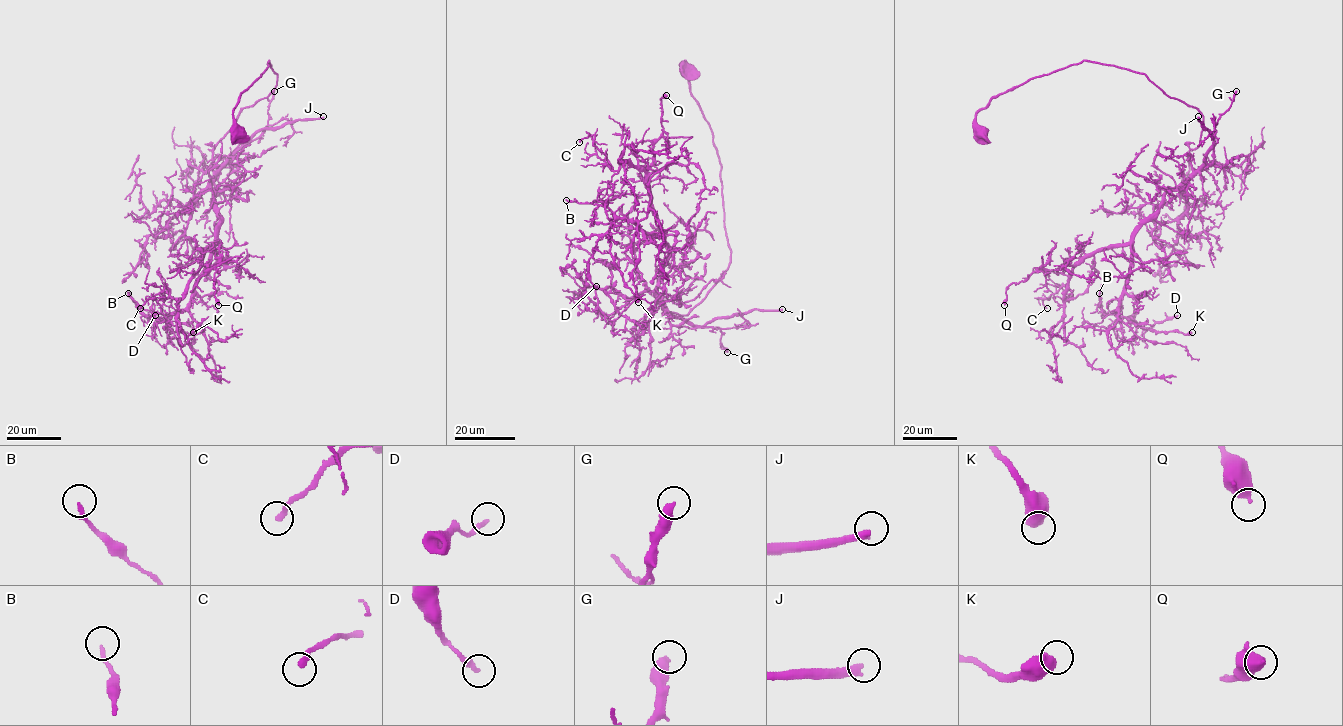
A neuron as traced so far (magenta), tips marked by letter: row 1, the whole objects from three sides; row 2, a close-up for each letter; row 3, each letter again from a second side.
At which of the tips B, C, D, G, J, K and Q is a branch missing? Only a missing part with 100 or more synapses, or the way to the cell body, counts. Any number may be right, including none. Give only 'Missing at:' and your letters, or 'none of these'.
Missing at: J

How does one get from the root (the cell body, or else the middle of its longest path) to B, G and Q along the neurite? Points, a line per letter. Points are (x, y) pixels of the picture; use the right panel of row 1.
B: (980, 132), (992, 98), (1084, 60), (1202, 114), (1119, 307), (1099, 293)
G: (980, 132), (976, 114), (1000, 94), (1084, 60), (1112, 64), (1202, 114), (1195, 171), (1236, 91)
Q: (980, 132), (992, 98), (1084, 60), (1144, 73), (1203, 118), (1192, 173), (1129, 242), (1039, 268), (1004, 305)

